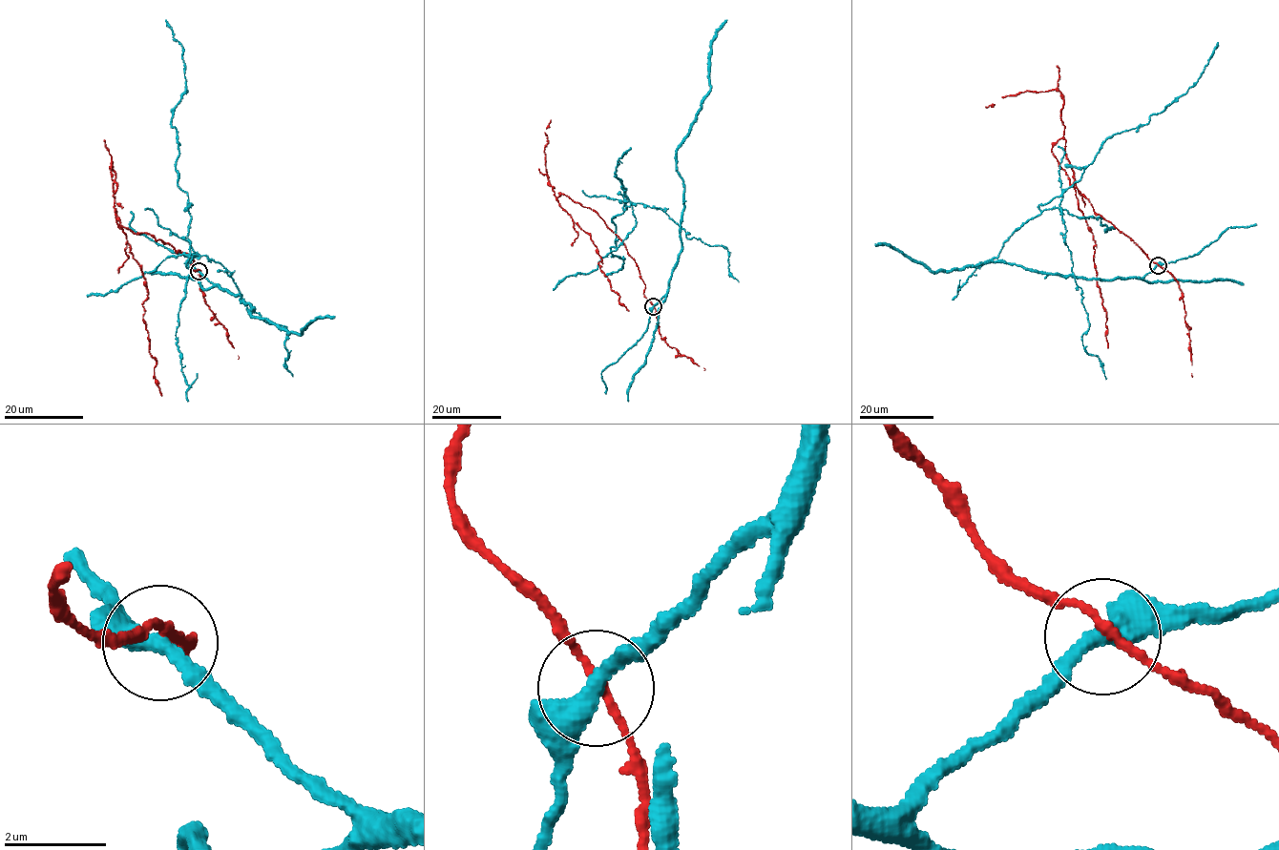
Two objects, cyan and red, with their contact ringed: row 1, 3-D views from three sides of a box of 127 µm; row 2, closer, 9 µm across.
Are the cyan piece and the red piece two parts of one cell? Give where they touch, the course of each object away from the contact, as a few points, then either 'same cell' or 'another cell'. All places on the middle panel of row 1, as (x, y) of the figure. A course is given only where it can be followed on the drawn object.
at (653, 306); cyan runs (654, 307), (681, 248), (678, 225), (662, 209), (624, 200), (611, 247), (621, 268), (604, 276); red runs (654, 307), (622, 241), (597, 214), (562, 194), (558, 203), (588, 233), (599, 255), (600, 270), (628, 311); another cell

